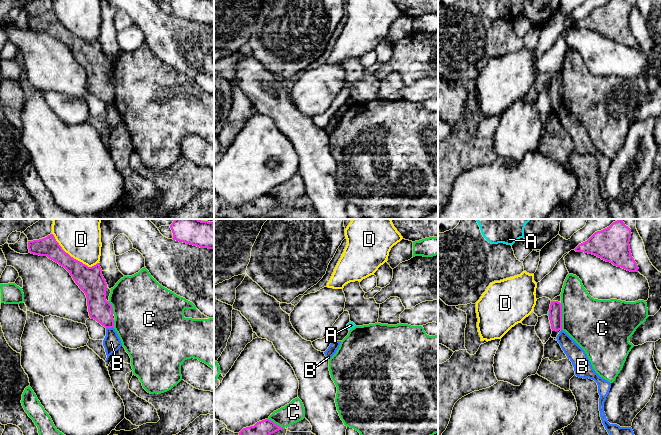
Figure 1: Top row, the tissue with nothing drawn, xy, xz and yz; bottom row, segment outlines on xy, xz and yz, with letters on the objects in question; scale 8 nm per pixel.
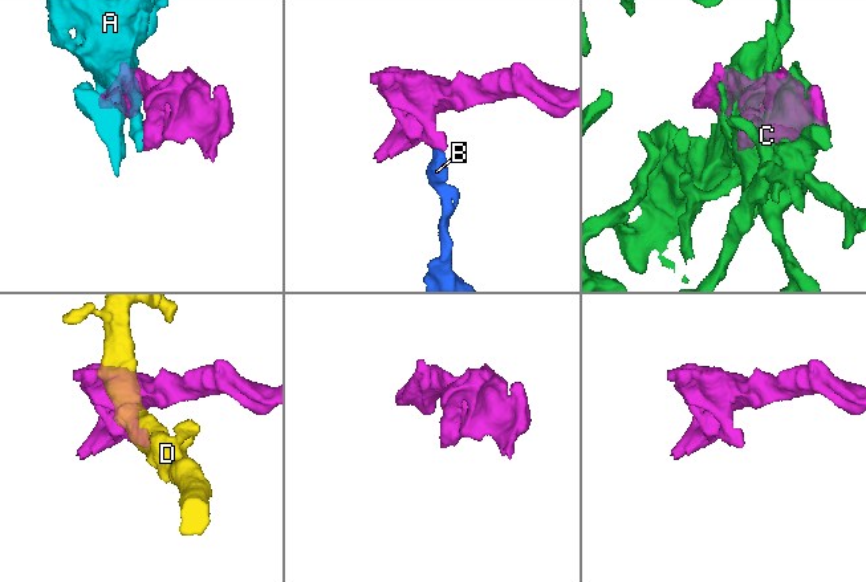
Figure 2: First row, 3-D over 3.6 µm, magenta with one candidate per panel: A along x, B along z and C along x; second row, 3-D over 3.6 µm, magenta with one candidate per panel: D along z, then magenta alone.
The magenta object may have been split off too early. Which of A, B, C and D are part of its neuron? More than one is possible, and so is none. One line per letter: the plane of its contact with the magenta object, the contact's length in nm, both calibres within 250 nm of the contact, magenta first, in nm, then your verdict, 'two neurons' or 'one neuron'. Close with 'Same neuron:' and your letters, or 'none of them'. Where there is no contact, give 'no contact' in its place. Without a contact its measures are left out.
A: yz | 40 nm | 110/20 nm | two neurons
B: xy | 70 nm | 180/140 nm | two neurons
C: yz | 220 nm | 110/400 nm | two neurons
D: xy | 440 nm | 220/380 nm | two neurons
Same neuron: none of them

